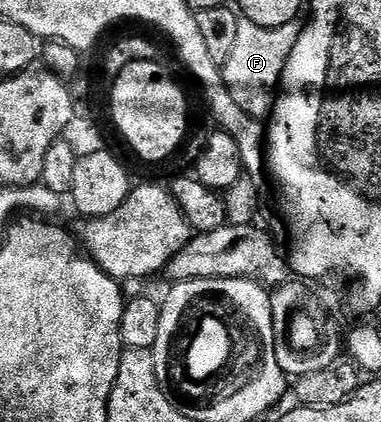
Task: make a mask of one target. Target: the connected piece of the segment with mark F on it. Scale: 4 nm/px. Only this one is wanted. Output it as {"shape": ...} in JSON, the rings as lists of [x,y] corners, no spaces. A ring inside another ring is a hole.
{"shape":[[[244,17],[241,18],[238,37],[235,38],[234,48],[227,63],[222,66],[222,73],[228,90],[235,98],[235,103],[252,117],[263,119],[272,112],[274,91],[280,84],[287,59],[298,42],[302,28],[298,20],[283,24],[282,27],[263,28]]]}

